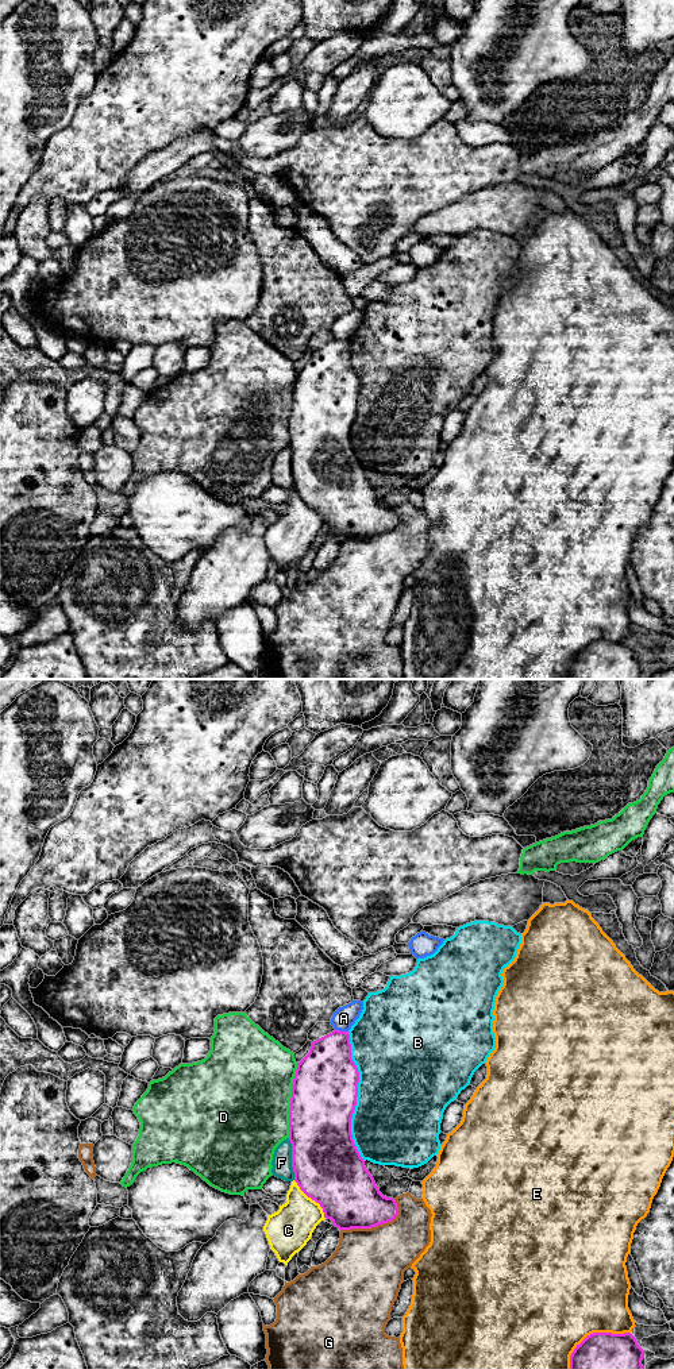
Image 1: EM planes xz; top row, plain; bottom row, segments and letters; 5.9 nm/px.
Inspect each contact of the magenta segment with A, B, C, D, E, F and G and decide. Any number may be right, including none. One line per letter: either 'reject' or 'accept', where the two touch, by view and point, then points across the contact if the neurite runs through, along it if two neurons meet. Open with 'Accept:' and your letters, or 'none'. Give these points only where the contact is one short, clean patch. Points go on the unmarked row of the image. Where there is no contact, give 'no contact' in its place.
Accept: none
A: reject; meets magenta in xz at (342, 340); border along xz (335, 338), (347, 340)
B: reject; meets magenta in xz at (357, 404)
C: reject; meets magenta in xz at (312, 508)
D: reject; meets magenta in xz at (291, 409)
E: reject; meets magenta in xz at (593, 641)
F: reject; meets magenta in xz at (292, 467)
G: reject; meets magenta in xz at (376, 533)

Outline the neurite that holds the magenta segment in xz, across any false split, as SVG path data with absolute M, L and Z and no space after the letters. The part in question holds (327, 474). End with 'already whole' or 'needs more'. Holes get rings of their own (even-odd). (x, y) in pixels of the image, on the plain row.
M334 339L312 351L292 393L294 490L340 540L371 537L398 524L396 509L380 501L353 448L358 392L350 343Z; already whole

